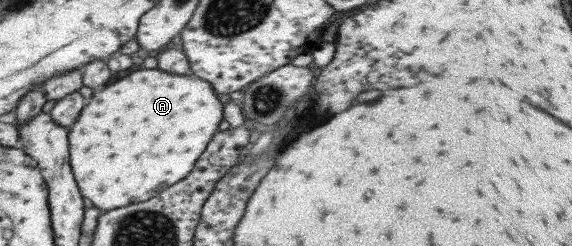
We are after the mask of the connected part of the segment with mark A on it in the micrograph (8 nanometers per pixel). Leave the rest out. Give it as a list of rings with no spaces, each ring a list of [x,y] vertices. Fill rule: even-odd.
[[[142,68],[127,74],[114,84],[98,88],[69,129],[69,162],[74,178],[81,195],[100,210],[146,202],[184,179],[224,118],[224,103],[216,98],[212,84],[194,75],[170,74],[158,68]]]

